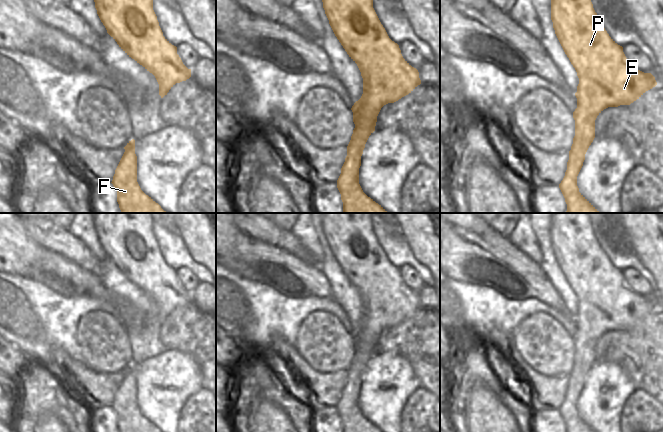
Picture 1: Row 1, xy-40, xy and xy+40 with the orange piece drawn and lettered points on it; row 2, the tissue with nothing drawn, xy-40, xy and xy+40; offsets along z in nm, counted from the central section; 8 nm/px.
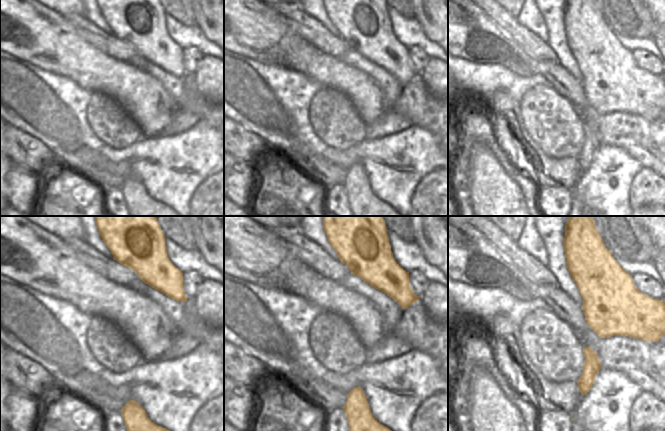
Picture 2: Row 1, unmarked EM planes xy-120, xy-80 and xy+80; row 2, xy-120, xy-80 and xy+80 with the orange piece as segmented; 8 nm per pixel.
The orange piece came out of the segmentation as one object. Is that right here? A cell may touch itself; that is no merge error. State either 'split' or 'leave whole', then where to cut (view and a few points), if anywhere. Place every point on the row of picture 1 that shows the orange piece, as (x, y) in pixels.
leave whole; no cut

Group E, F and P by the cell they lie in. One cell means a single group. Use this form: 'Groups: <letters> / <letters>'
Groups: E F P.

